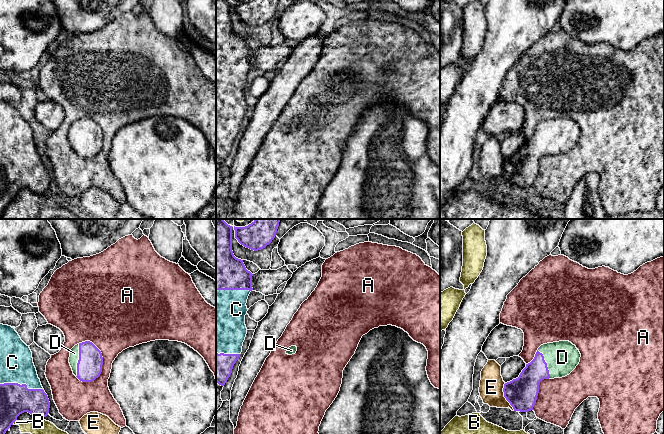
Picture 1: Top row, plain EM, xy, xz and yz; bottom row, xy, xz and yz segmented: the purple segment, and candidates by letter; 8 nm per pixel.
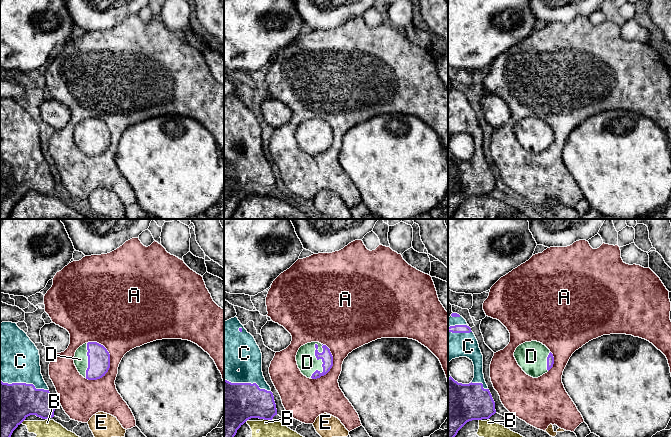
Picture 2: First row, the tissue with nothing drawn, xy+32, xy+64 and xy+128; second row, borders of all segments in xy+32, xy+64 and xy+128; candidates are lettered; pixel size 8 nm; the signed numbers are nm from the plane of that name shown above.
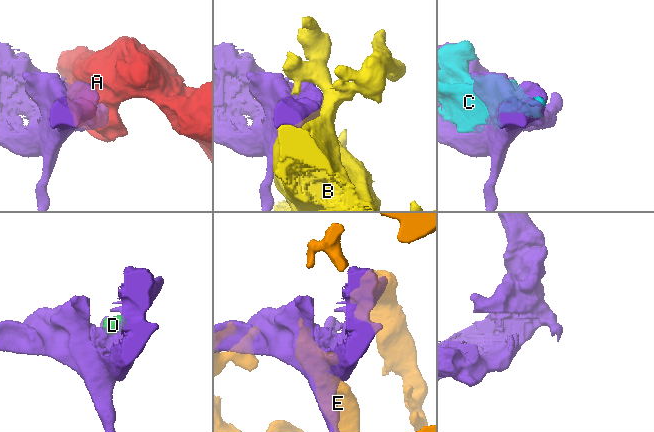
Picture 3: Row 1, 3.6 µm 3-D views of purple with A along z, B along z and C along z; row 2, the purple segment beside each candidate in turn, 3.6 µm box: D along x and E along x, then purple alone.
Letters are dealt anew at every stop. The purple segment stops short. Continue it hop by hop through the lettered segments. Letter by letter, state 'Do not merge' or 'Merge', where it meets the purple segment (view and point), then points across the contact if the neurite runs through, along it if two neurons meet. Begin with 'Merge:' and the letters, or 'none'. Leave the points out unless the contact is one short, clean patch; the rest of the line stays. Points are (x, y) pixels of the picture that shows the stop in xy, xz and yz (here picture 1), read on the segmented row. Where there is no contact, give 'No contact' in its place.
Merge: C, D
A: Do not merge. Touches purple at xy (102, 357)
B: Do not merge. Touches purple at xy (14, 421)
C: Merge. Touches purple at xy (23, 384)
D: Merge. Touches purple at xy (78, 360). Path across: xy (89, 367), (78, 360), (74, 353)
E: Do not merge. Touches purple at yz (504, 396)

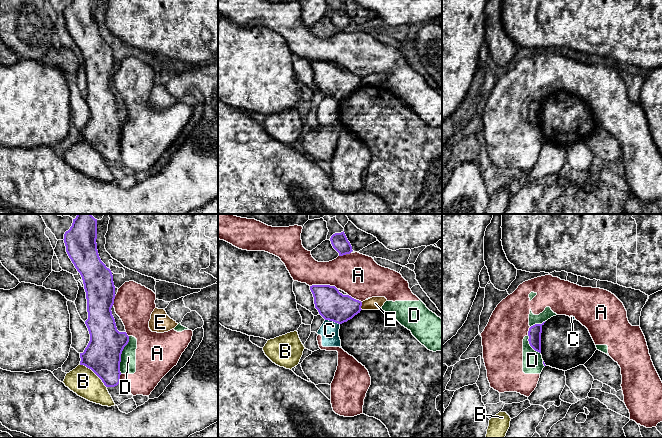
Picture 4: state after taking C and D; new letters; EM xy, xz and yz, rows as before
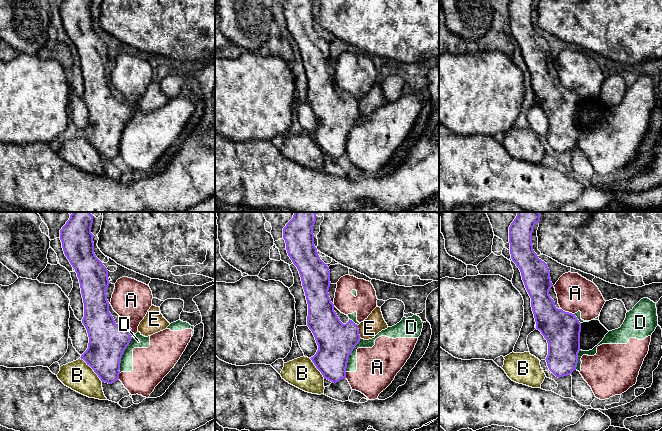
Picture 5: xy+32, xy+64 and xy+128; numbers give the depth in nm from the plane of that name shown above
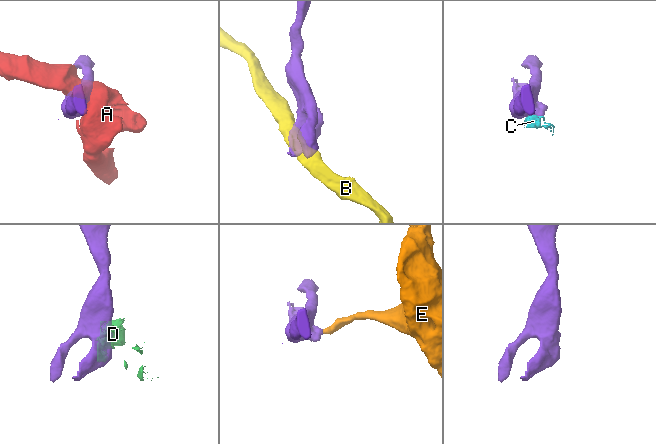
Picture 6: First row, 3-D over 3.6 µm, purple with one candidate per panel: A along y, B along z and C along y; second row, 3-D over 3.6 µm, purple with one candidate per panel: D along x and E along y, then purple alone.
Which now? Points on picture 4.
Merge: none
A: Do not merge. Touches purple at xz (324, 285)
B: Do not merge. Touches purple at xy (94, 372)
C: Do not merge. Touches purple at xz (332, 320). Boundary: xz (325, 319), (339, 324)
D: Do not merge. Touches purple at xy (120, 355). Boundary: xy (129, 336), (129, 341), (121, 354), (120, 373)
E: Do not merge. Touches purple at xz (361, 305). Boundary: xz (362, 302), (361, 309)

